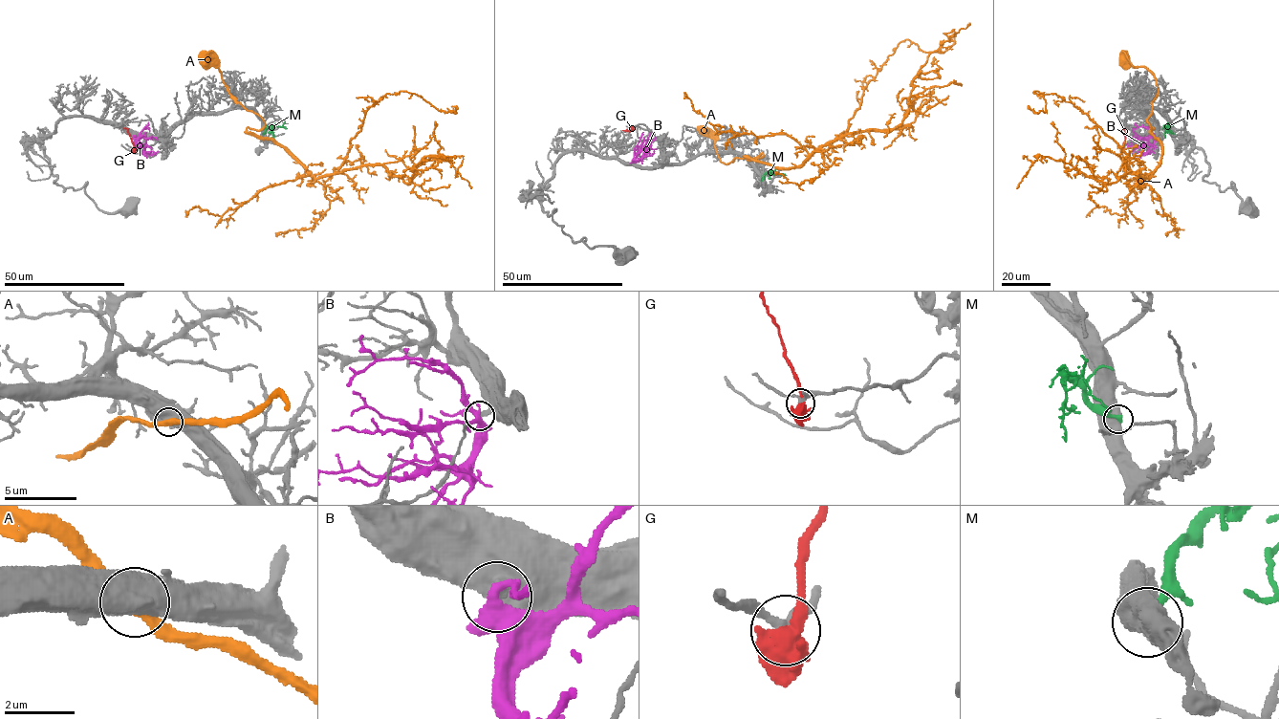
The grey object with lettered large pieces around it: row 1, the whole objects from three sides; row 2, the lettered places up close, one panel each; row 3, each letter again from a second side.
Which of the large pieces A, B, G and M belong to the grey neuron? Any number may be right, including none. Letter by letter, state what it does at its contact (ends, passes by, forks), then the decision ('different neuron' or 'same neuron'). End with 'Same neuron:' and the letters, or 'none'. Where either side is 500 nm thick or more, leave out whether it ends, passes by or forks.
A: different neuron
B: it forks; different neuron
G: it forks; different neuron
M: different neuron
Same neuron: none

